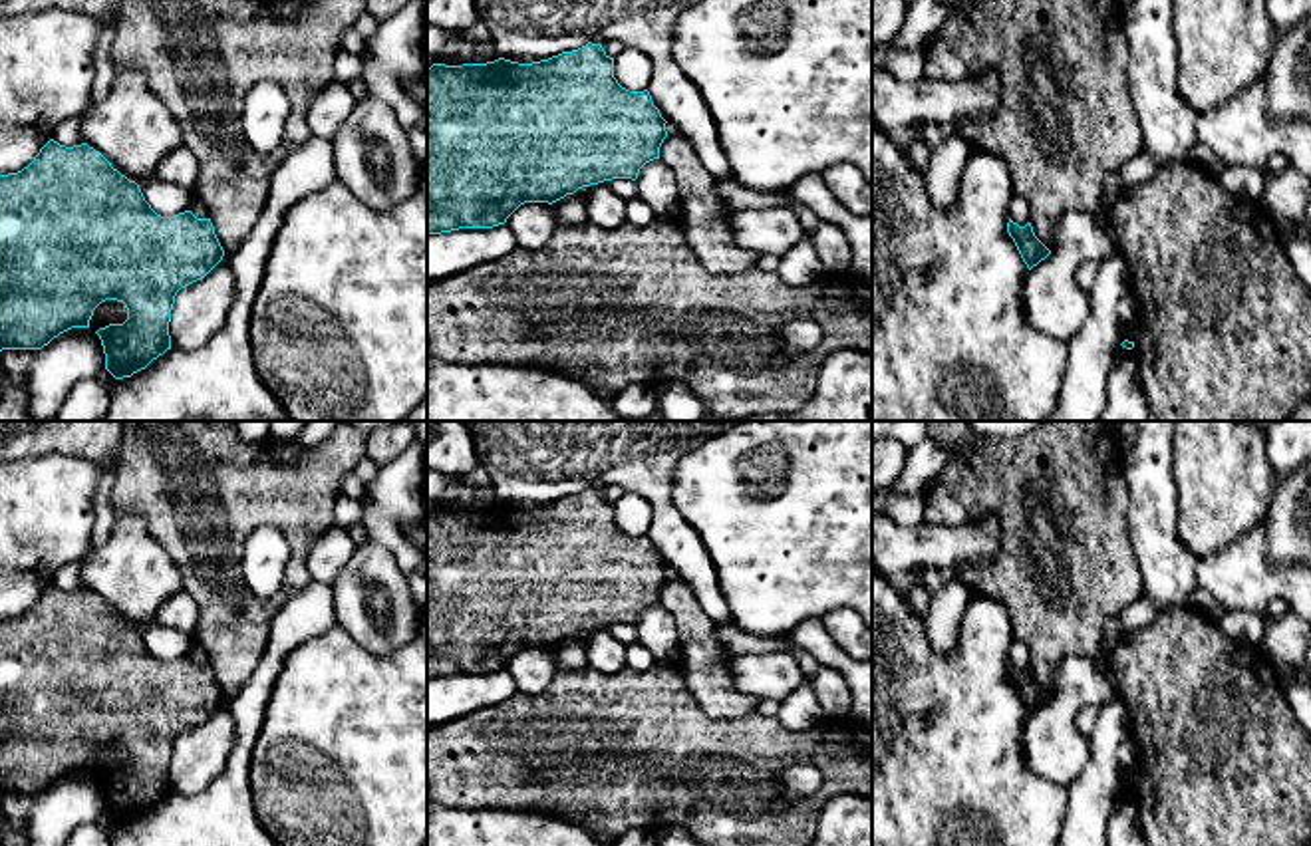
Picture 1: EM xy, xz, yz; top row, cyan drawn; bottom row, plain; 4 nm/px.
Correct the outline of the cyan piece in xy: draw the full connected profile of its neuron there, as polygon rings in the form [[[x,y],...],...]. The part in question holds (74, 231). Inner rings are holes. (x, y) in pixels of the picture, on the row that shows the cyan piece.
[[[50,139],[34,161],[18,173],[0,175],[0,352],[2,350],[42,350],[60,334],[72,328],[89,328],[93,310],[105,300],[123,302],[127,320],[123,324],[109,324],[95,334],[101,340],[105,353],[105,369],[115,377],[131,377],[145,369],[153,359],[171,350],[169,322],[175,296],[181,288],[205,278],[224,256],[224,250],[215,234],[211,218],[197,218],[191,211],[175,216],[157,214],[145,201],[139,185],[129,181],[111,163],[87,143],[66,147]]]

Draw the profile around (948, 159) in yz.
[[[949,135],[930,151],[926,187],[938,211],[955,207],[963,171],[969,167],[969,145]]]

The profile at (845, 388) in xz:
[[[838,350],[824,357],[814,395],[789,421],[872,421],[872,353]]]

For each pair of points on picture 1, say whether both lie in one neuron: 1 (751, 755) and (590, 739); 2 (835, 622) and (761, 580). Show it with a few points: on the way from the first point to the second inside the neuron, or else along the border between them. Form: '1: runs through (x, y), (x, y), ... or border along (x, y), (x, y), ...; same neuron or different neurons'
1: runs through (712, 755), (644, 755), (630, 751); same neuron
2: border along (851, 608), (833, 608), (819, 618); different neurons

